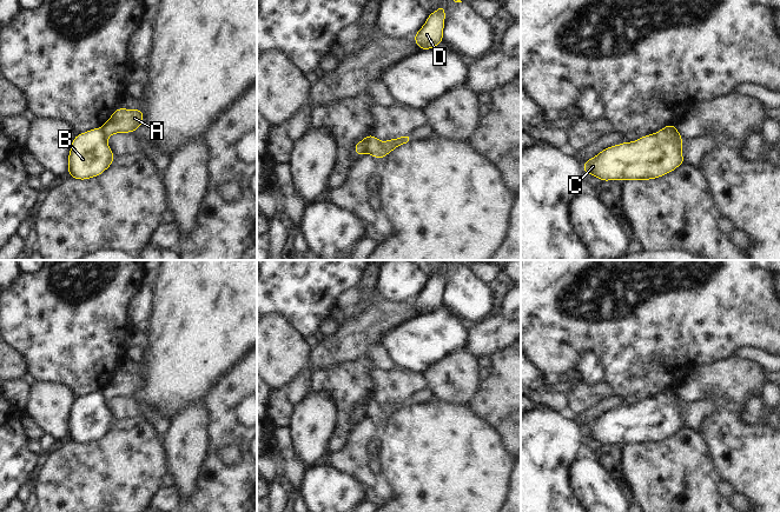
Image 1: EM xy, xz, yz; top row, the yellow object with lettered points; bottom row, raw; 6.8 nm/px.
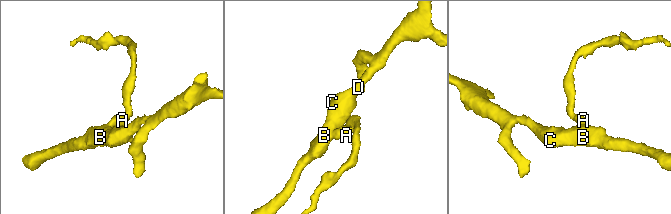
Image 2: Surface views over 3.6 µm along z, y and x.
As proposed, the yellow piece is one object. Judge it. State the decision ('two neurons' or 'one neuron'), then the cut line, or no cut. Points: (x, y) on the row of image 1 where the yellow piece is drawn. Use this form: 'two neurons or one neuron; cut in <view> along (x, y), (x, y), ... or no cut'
two neurons; cut in xz along (370, 135), (364, 152)

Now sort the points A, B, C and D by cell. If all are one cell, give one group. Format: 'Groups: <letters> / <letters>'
Groups: A / B C D.

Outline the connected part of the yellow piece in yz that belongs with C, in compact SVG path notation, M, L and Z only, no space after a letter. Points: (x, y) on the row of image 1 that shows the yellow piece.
M660 129L633 142L603 148L582 162L583 171L601 181L656 179L685 164L682 140L679 132Z

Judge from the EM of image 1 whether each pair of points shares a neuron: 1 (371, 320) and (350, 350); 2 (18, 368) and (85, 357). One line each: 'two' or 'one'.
1: one
2: two

